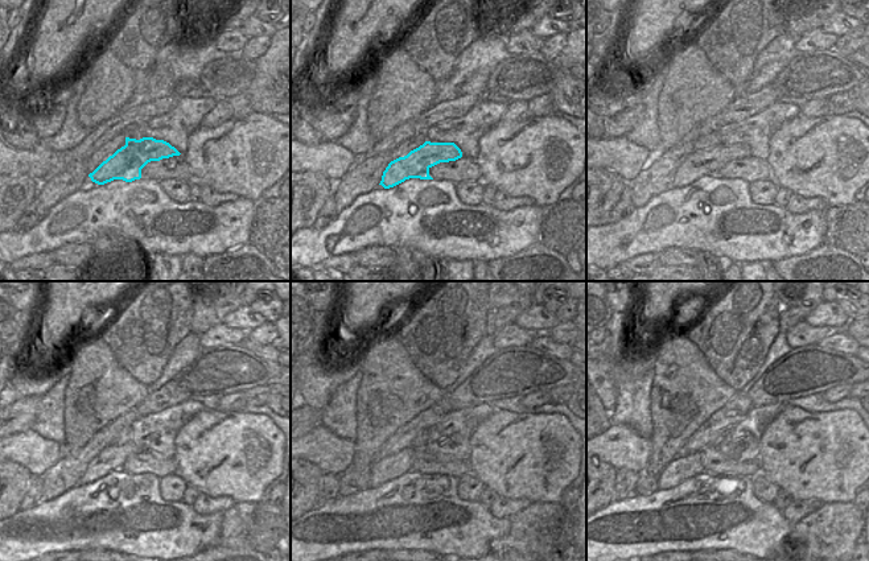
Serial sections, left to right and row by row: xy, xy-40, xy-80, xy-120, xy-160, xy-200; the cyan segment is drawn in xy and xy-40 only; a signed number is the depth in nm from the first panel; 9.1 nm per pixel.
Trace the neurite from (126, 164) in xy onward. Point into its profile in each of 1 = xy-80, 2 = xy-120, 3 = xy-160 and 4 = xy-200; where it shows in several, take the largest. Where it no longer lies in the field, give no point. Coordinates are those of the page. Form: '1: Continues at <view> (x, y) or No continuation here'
1: Continues at xy-80 (700, 163)
2: Continues at xy-120 (111, 458)
3: Continues at xy-160 (395, 465)
4: Continues at xy-200 (684, 466)

